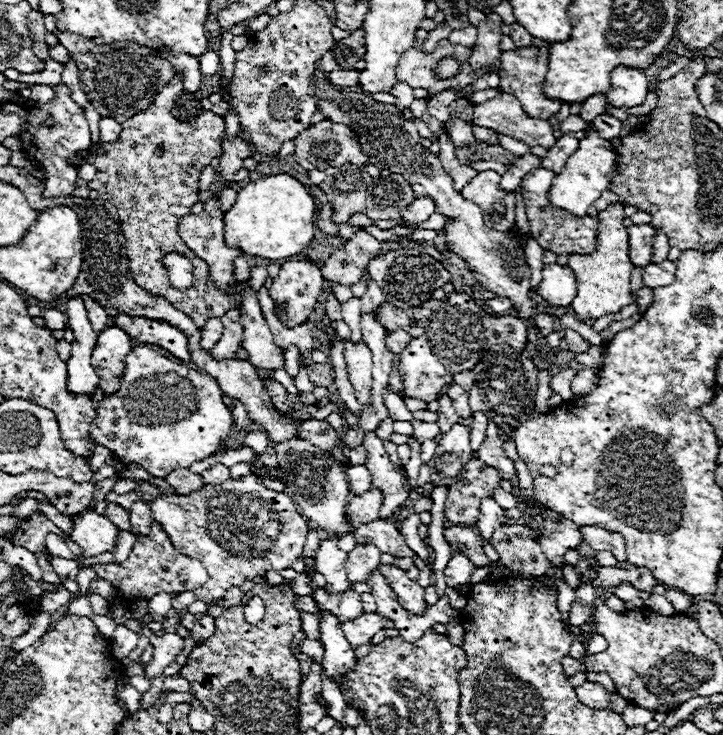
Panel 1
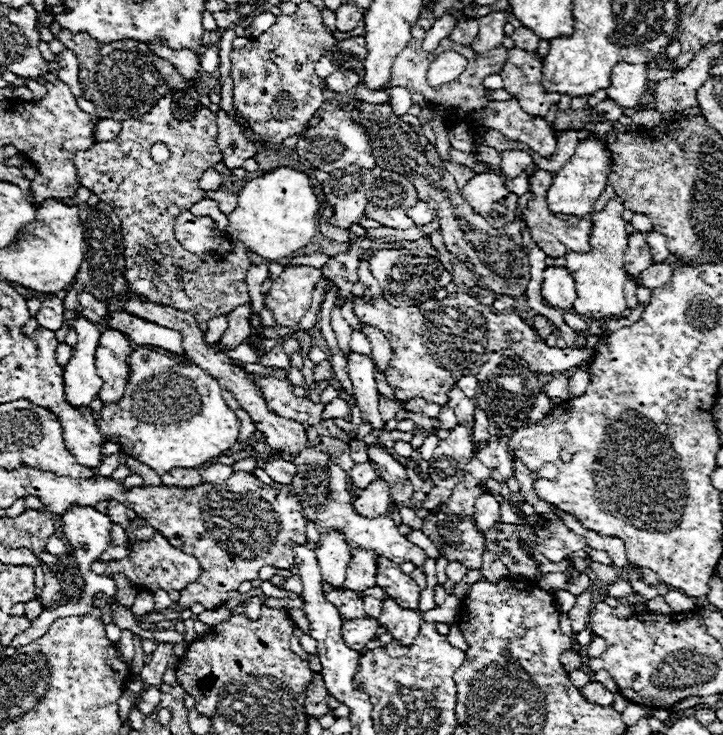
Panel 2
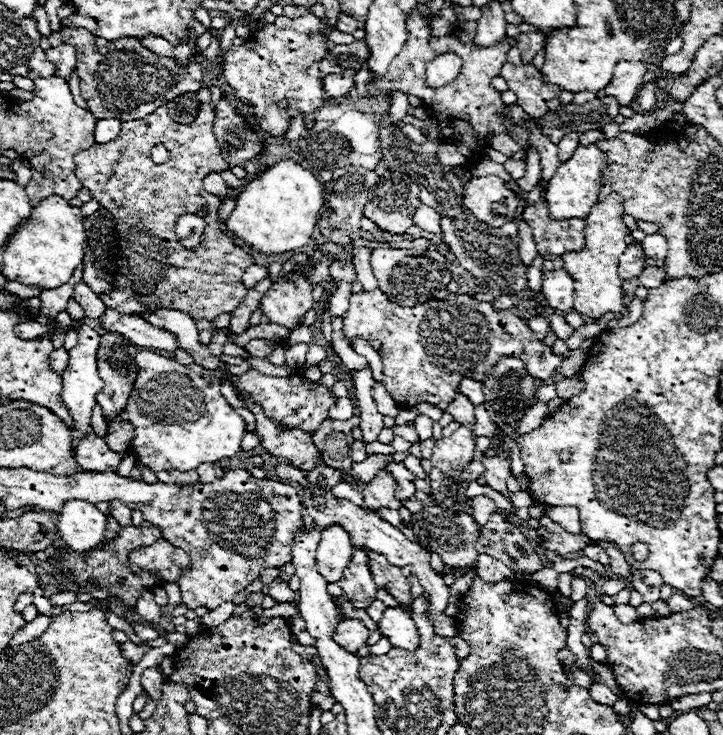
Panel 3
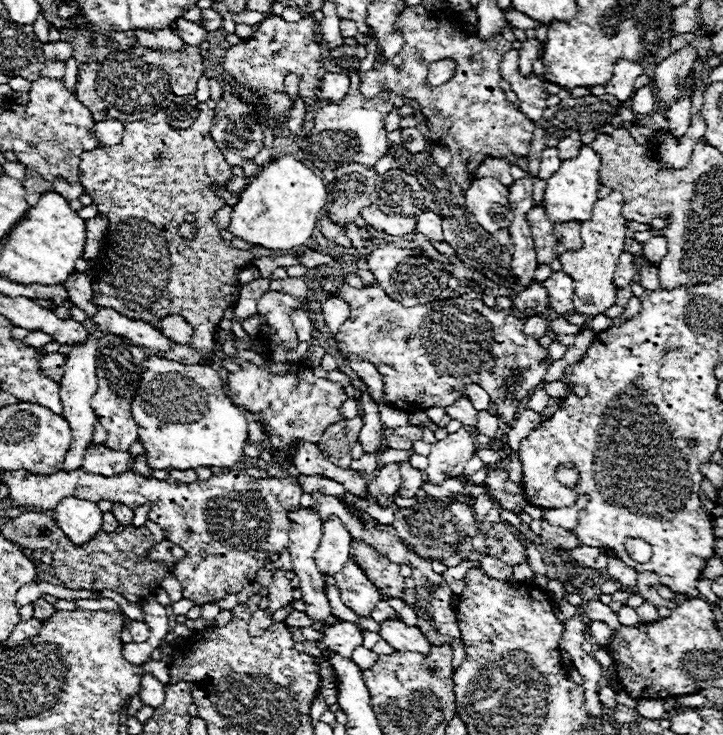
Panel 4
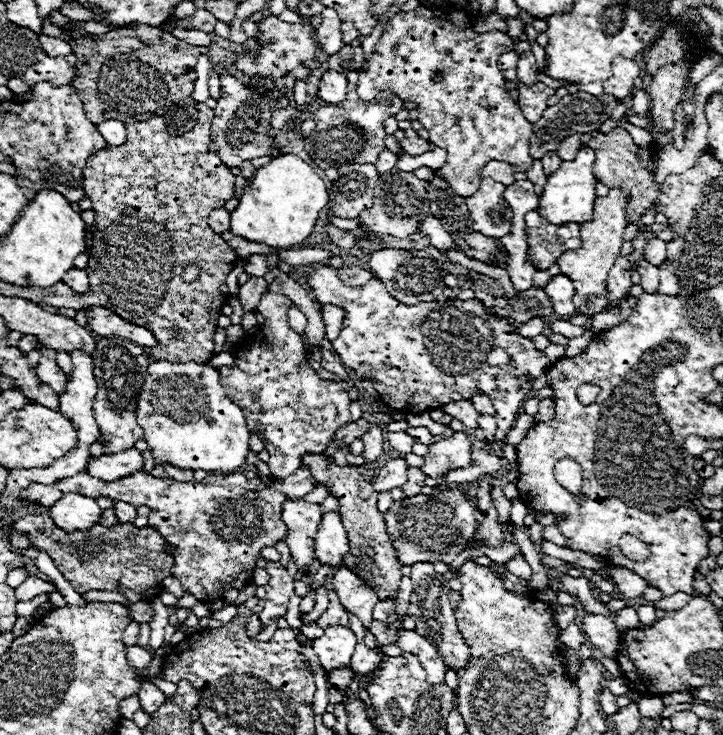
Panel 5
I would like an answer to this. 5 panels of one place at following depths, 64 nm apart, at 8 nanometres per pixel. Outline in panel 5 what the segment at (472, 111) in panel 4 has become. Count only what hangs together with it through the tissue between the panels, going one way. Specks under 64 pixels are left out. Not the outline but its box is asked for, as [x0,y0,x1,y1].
[356,6,534,198]

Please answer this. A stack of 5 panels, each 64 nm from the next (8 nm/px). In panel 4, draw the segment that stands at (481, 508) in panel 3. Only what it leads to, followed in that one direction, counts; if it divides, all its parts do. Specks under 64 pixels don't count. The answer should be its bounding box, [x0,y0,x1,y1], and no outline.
[472,494,494,520]

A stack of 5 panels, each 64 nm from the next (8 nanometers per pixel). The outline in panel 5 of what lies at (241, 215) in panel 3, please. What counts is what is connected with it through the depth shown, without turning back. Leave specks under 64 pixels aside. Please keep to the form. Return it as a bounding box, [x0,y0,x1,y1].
[230,154,328,248]

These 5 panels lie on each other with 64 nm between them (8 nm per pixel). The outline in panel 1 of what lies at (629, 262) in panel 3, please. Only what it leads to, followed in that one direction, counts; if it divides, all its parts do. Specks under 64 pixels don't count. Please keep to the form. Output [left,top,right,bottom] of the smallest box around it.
[630,226,656,268]

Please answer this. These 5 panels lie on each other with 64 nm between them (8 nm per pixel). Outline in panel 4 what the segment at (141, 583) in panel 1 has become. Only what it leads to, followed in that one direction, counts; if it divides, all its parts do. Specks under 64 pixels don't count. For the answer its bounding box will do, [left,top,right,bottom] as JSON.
[150,540,184,570]

